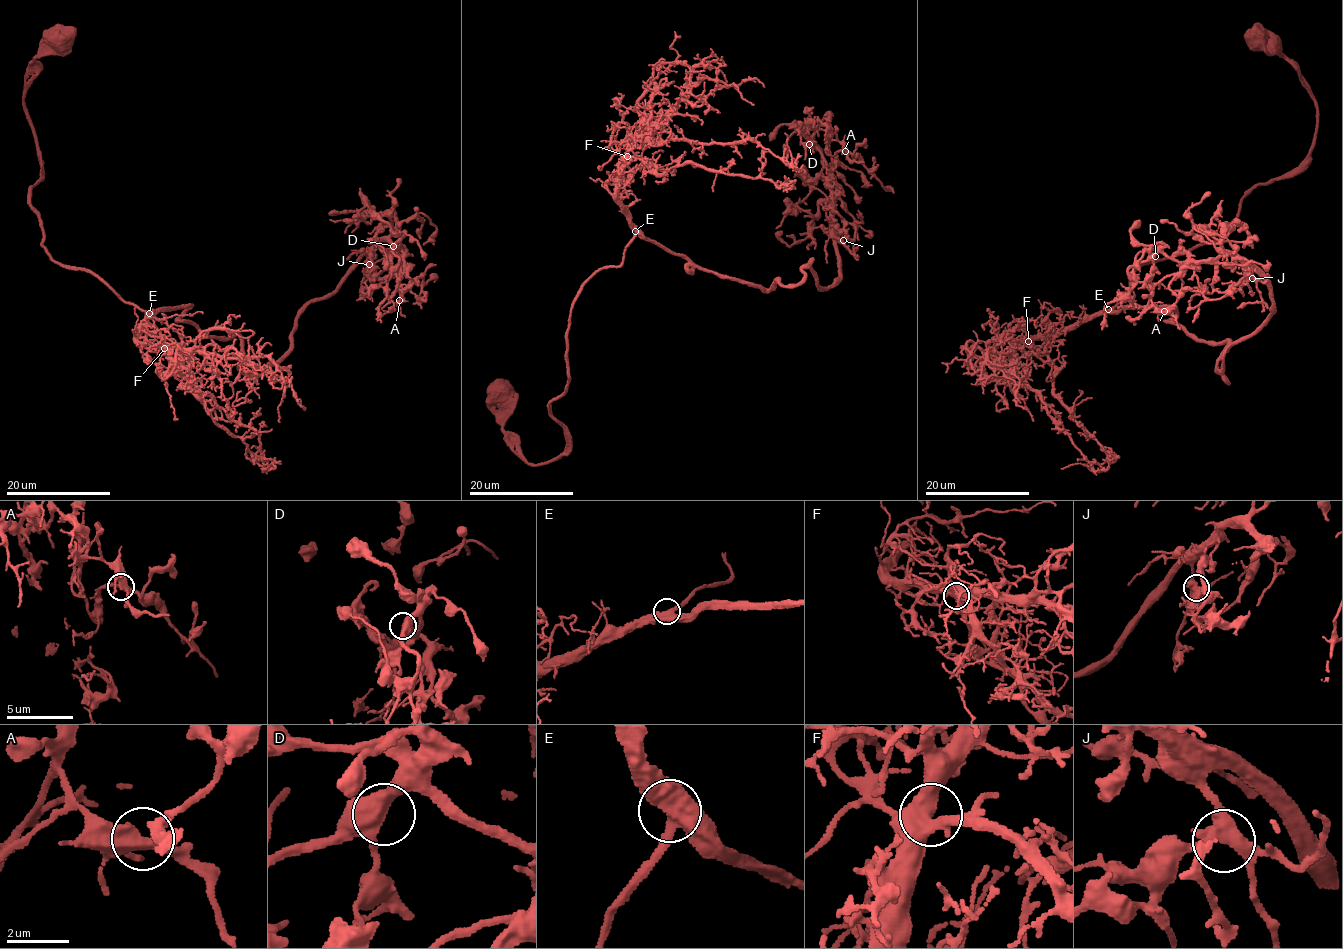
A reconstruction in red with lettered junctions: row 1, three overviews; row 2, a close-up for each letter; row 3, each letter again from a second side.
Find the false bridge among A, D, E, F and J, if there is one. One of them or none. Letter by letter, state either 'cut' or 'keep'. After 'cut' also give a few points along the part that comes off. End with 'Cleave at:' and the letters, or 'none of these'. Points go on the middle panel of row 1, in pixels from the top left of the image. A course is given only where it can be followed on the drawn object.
A: keep
D: keep
E: keep
F: keep
J: keep
Cleave at: none of these

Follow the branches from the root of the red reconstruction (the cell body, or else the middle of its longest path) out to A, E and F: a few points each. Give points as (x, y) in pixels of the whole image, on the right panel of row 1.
A: (1260, 38), (1311, 152), (1113, 310), (1227, 341), (1227, 382), (1276, 311), (1234, 254), (1164, 311)
E: (1260, 38), (1278, 45), (1314, 100), (1311, 152), (1248, 192), (1218, 240), (1136, 267), (1132, 297), (1108, 309)
F: (1260, 38), (1278, 45), (1314, 100), (1311, 152), (1248, 192), (1218, 240), (1136, 267), (1132, 297), (1028, 341)

